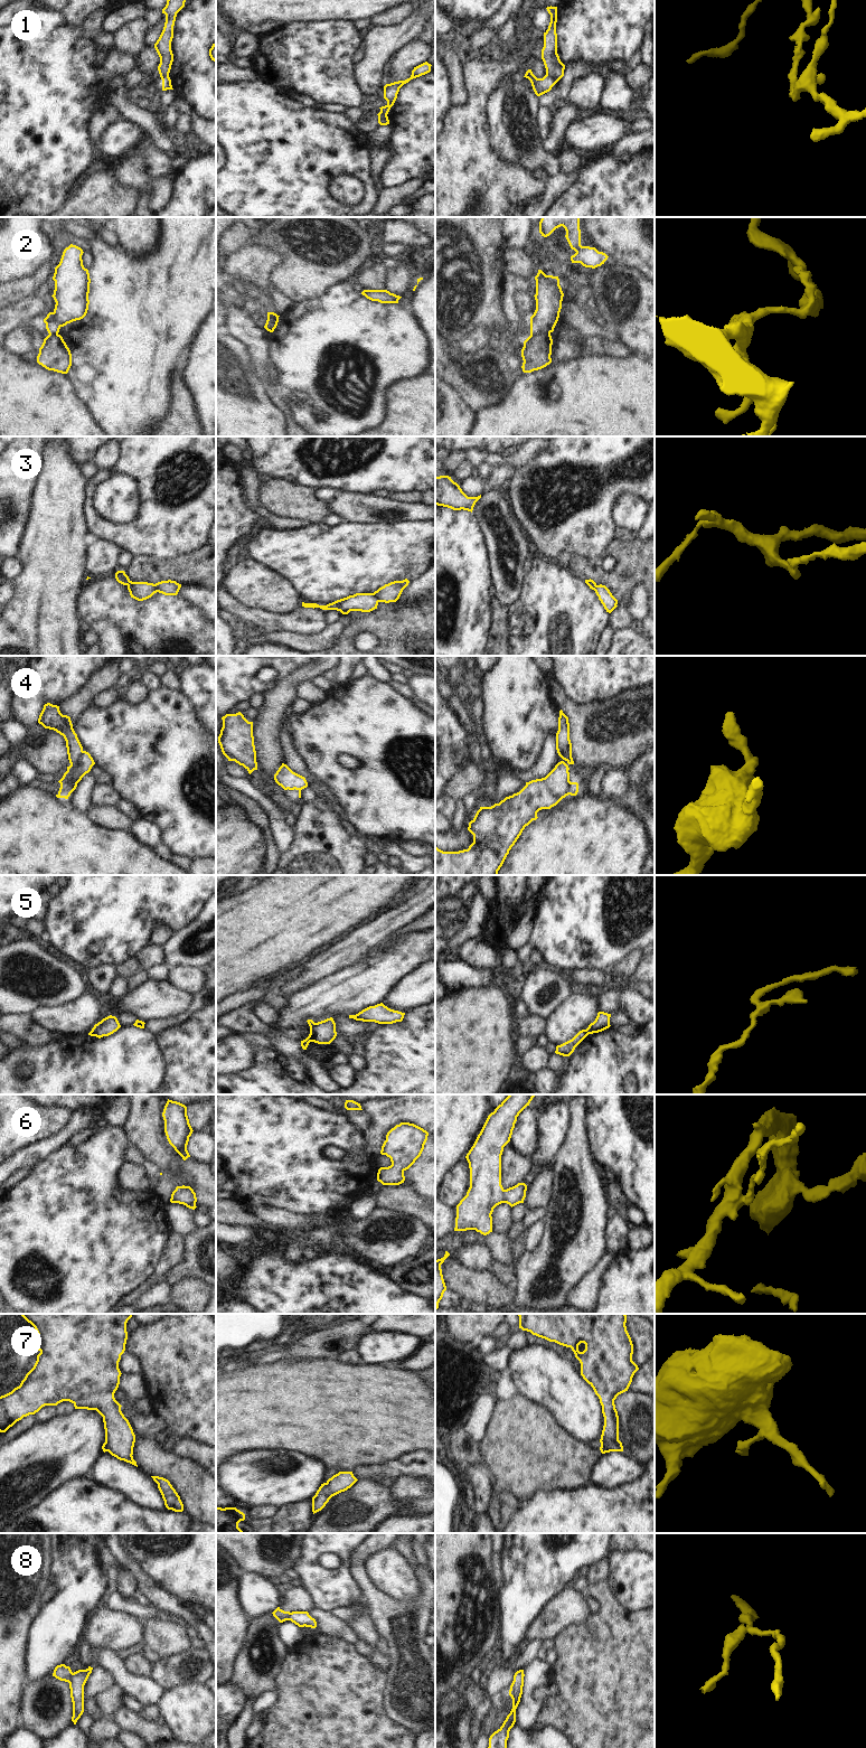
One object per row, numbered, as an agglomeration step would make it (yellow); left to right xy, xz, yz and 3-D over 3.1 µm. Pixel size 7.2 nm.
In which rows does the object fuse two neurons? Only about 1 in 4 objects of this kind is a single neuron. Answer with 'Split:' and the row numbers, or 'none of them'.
Split: 1, 2, 3, 4, 5, 7, 8

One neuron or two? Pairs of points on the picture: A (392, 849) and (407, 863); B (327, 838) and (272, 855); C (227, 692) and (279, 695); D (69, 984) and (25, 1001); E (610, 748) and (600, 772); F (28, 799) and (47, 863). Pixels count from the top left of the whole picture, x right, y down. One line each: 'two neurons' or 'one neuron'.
A: one neuron
B: two neurons
C: two neurons
D: one neuron
E: two neurons
F: one neuron

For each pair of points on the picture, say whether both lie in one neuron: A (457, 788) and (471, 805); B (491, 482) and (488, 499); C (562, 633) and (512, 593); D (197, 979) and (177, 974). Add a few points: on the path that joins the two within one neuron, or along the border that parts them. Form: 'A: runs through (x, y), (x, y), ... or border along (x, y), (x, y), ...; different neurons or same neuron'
A: border along (477, 792), (469, 792), (462, 799); different neurons
B: border along (496, 489), (489, 489), (481, 495); different neurons
C: border along (527, 573), (520, 597), (508, 607); different neurons
D: runs through (193, 979), (181, 977); same neuron

